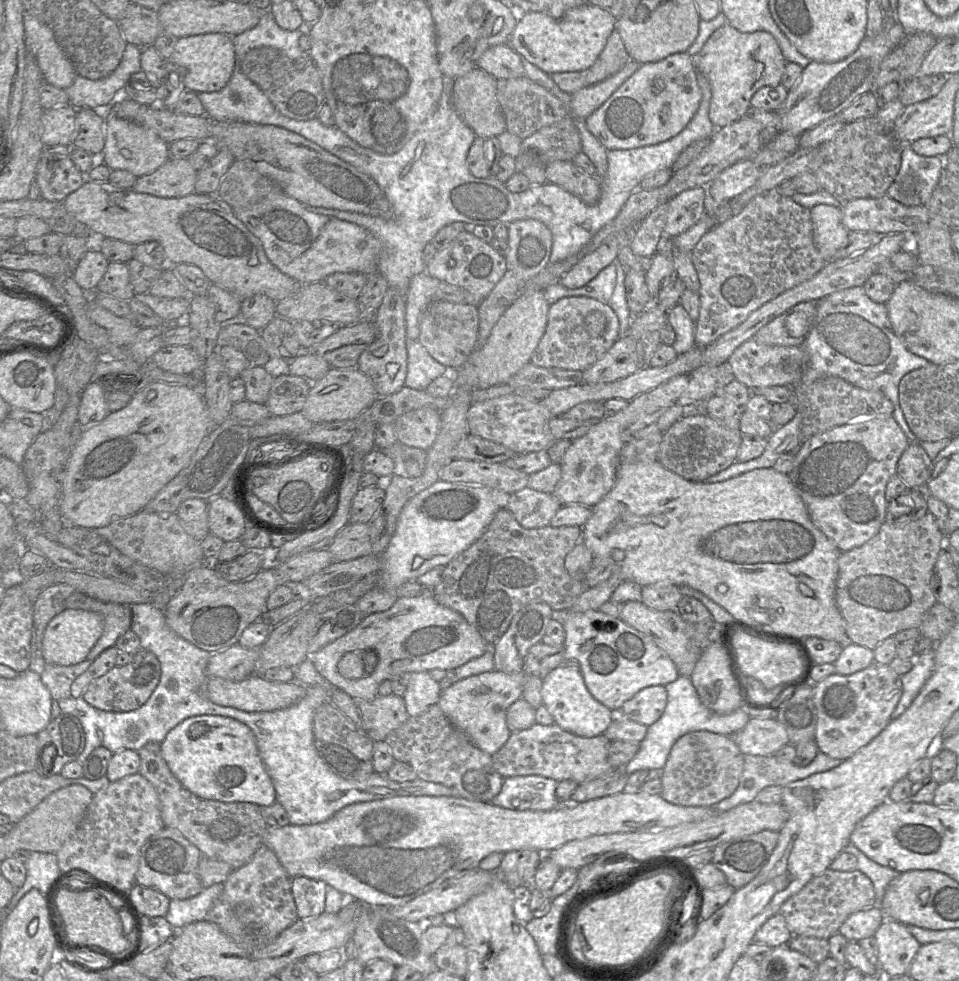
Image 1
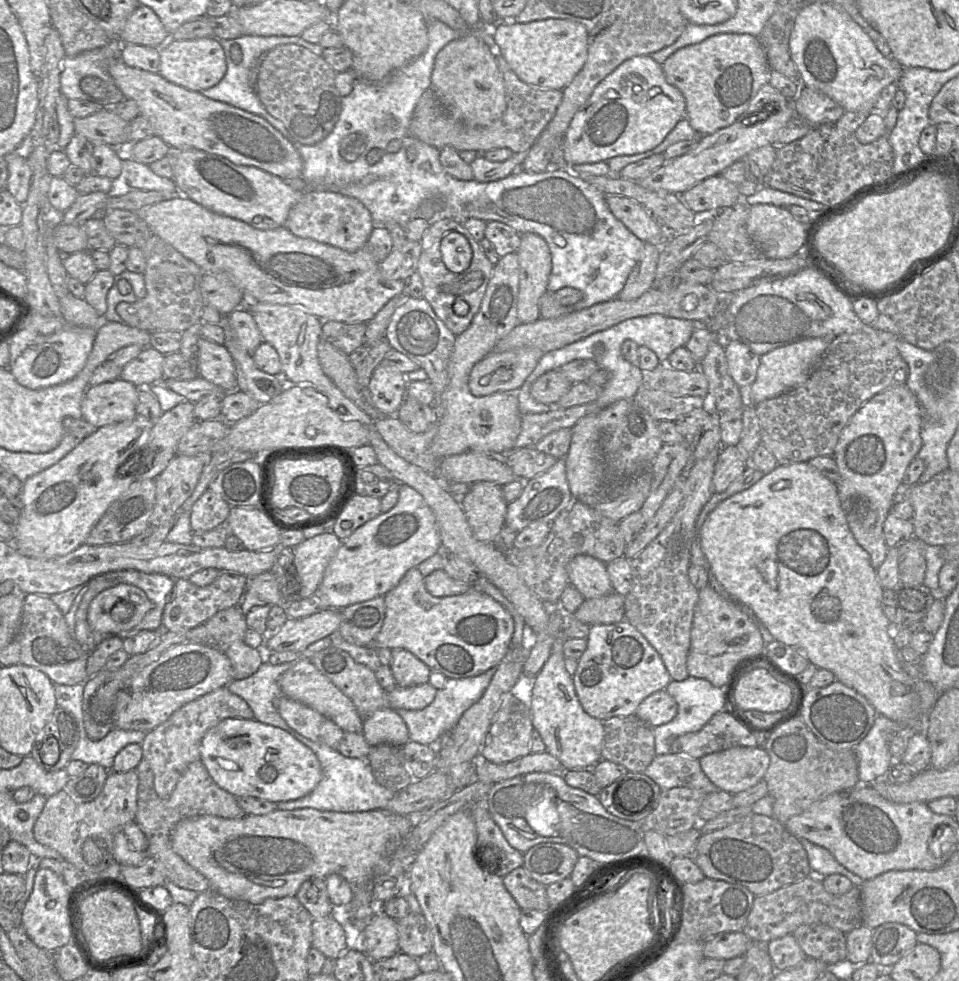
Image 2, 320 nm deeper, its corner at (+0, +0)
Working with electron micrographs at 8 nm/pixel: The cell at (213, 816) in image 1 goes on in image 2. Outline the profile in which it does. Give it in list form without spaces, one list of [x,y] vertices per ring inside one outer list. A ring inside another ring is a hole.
[[[142,759],[135,770],[139,778],[135,821],[146,836],[147,857],[155,859],[163,866],[167,881],[198,893],[209,890],[210,884],[207,878],[174,852],[171,835],[176,825],[187,818],[210,815],[236,819],[246,815],[236,797],[215,783],[201,760],[187,767],[171,795],[165,799],[160,798],[155,791],[154,774],[146,760]]]

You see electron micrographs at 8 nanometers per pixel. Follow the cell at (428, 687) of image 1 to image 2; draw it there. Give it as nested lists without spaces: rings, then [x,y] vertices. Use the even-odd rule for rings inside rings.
[[[402,648],[391,650],[389,667],[397,686],[403,688],[427,683],[431,672],[424,662]]]

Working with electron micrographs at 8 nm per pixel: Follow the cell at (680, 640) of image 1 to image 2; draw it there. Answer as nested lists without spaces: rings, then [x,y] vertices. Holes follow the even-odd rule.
[[[588,555],[575,556],[568,565],[570,585],[577,589],[584,599],[601,597],[613,592],[606,564]]]

